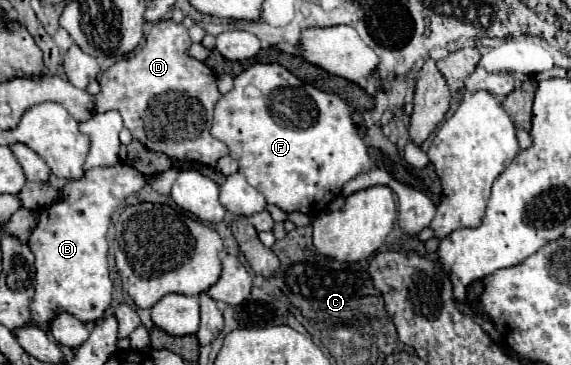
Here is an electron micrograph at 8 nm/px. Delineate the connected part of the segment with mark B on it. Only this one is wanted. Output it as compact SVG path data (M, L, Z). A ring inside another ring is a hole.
M118 163L112 167L96 167L88 169L82 179L76 179L60 189L60 201L46 205L38 213L38 223L28 239L28 247L34 253L34 267L36 267L36 295L30 301L32 321L50 333L50 321L56 317L56 309L70 313L82 323L94 323L102 319L104 311L112 303L112 281L108 273L108 243L106 233L110 227L112 213L128 199L128 195L138 193L146 185L146 177L130 165Z

